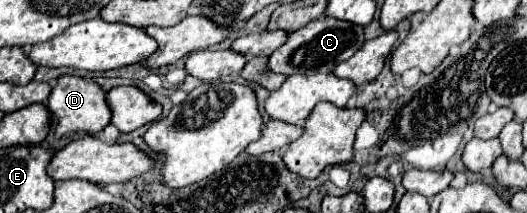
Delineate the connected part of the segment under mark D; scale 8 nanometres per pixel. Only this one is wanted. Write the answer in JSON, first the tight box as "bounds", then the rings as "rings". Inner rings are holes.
{"bounds":[47,75,109,137],"rings":[[[61,75],[57,79],[57,85],[51,89],[47,97],[47,109],[51,111],[51,131],[61,137],[71,131],[87,131],[87,133],[99,133],[105,125],[109,125],[109,107],[105,103],[105,91],[95,83],[81,79],[77,75]]]}

